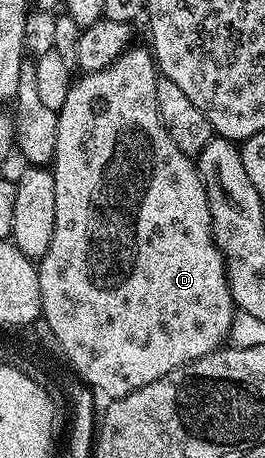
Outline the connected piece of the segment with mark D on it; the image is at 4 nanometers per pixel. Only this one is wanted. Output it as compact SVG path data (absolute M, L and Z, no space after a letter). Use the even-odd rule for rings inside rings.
M128 47L112 64L105 66L105 70L83 72L79 76L80 80L78 77L71 85L65 106L61 106L57 114L55 156L49 165L57 194L53 242L49 242L49 250L37 264L43 307L41 320L48 324L80 379L96 393L104 392L107 398L124 396L141 386L149 386L149 382L157 382L157 378L168 376L189 362L218 352L231 335L231 323L237 311L227 285L227 261L223 259L211 233L209 198L201 182L201 174L196 161L177 150L177 142L169 138L169 130L165 130L161 122L161 110L157 110L157 82L160 77L157 75L154 55L146 47L143 48Z

